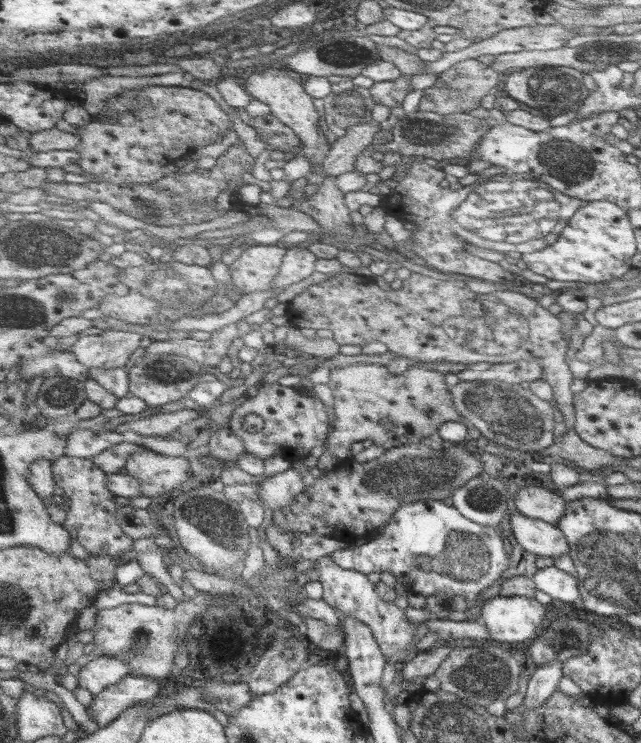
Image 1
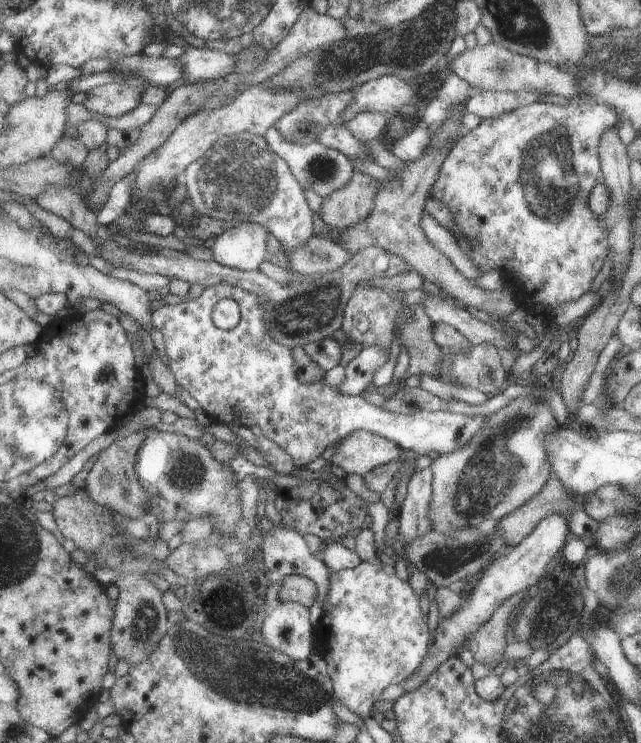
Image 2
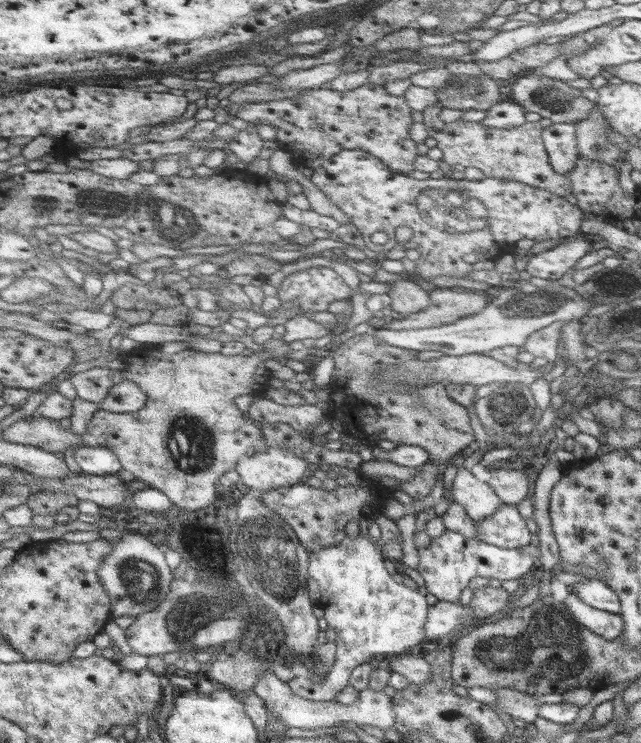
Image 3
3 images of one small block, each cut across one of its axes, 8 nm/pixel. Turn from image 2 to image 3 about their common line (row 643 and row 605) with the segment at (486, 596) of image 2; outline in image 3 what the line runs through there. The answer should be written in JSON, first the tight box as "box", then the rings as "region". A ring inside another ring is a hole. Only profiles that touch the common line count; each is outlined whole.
{"box":[426,601,473,641],"region":[[[438,601],[428,608],[428,622],[426,634],[429,641],[436,641],[446,634],[450,634],[454,628],[462,624],[473,624],[473,614],[470,606],[462,603]]]}

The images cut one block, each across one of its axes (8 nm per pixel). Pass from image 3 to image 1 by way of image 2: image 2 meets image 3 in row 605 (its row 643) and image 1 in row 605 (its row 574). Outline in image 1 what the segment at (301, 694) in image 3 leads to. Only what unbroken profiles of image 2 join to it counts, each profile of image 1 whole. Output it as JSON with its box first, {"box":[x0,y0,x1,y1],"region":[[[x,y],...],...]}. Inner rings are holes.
{"box":[314,556,417,664],"region":[[[329,556],[319,558],[314,570],[320,573],[319,582],[323,586],[323,599],[341,614],[351,616],[365,624],[386,660],[396,659],[402,664],[412,656],[412,651],[408,656],[406,652],[414,642],[414,634],[417,633],[415,622],[408,620],[406,612],[396,604],[392,604],[392,601],[382,599],[376,586],[364,574],[356,570],[344,570]]]}

